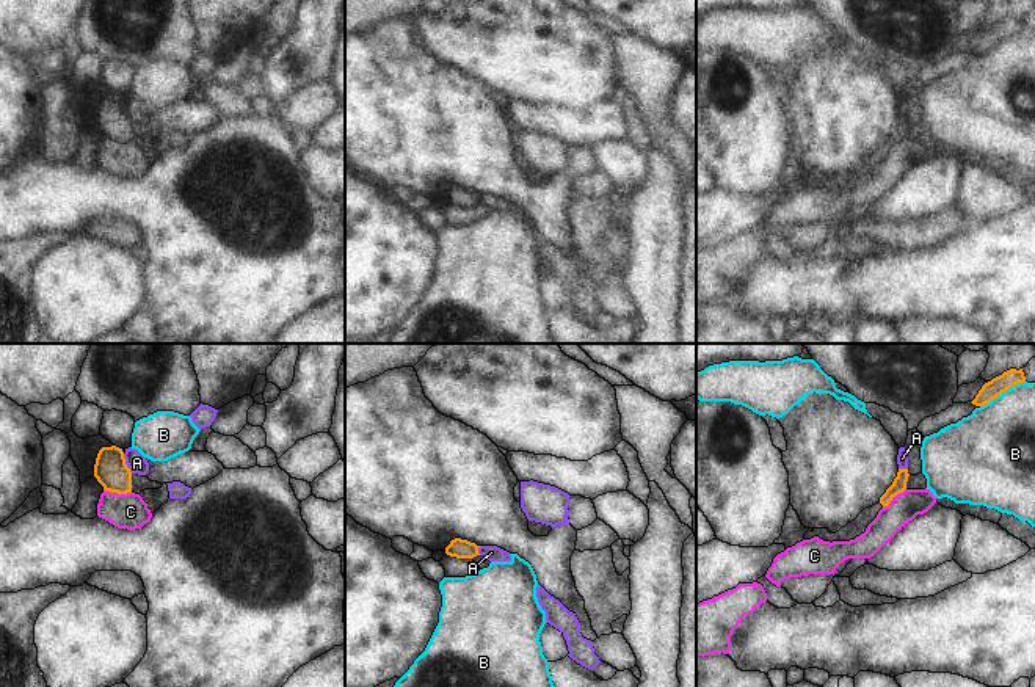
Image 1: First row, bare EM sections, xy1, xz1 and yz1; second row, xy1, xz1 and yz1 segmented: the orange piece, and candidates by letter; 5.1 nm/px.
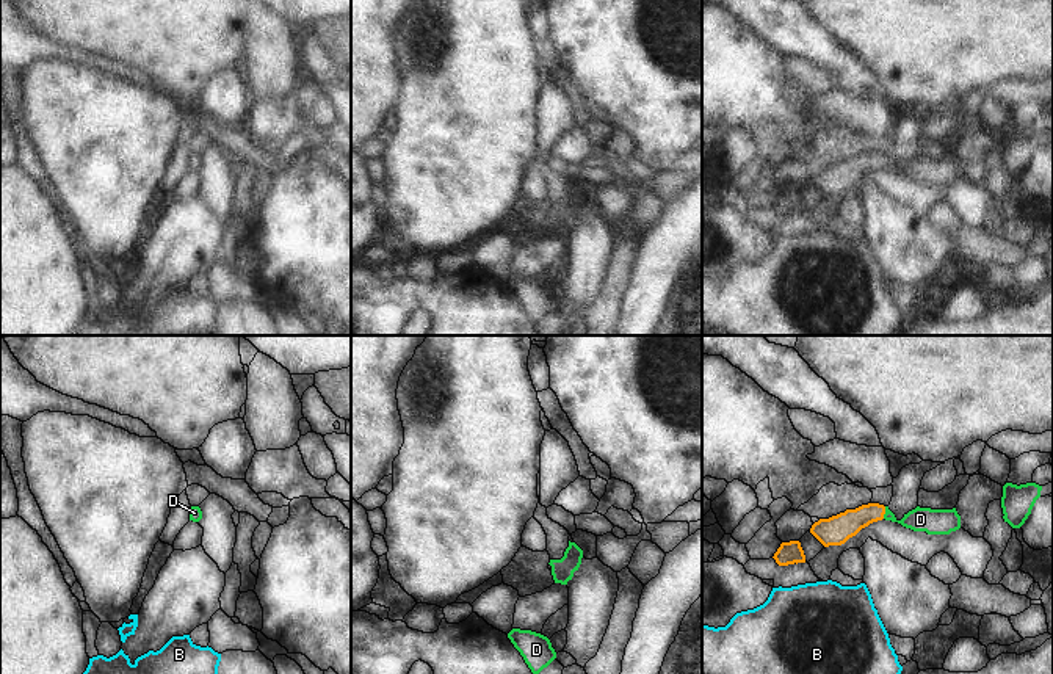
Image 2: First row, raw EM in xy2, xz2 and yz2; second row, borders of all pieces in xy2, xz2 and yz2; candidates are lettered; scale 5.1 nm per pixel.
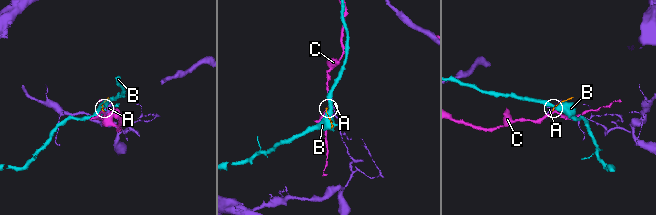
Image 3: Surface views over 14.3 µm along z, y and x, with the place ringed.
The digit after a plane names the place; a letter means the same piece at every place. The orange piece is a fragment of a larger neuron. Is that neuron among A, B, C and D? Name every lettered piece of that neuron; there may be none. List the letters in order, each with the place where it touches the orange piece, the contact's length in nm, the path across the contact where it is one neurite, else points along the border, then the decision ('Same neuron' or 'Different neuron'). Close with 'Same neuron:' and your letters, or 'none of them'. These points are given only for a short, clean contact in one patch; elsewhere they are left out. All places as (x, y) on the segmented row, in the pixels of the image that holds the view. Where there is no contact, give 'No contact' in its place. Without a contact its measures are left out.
A: Touches orange at xy1 (124, 463). Shared border 120 nm. Boundary: xy1 (123, 454), (124, 463), (132, 472). Different neuron
B: Touches orange at yz1 (1002, 391). Shared border 280 nm. Different neuron
C: Touches orange at xy1 (118, 493). Shared border 150 nm. Boundary: xy1 (104, 488), (113, 493), (130, 493). Different neuron
D: Touches orange at yz2 (884, 513). Shared border 70 nm. Path across: yz2 (839, 529), (868, 513), (884, 513), (897, 521), (920, 519). Same neuron
Same neuron: D.

